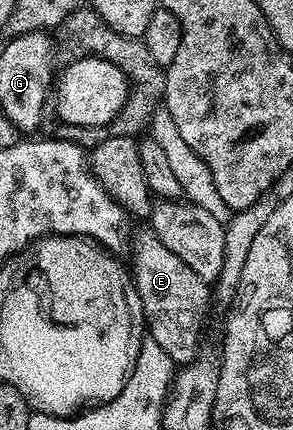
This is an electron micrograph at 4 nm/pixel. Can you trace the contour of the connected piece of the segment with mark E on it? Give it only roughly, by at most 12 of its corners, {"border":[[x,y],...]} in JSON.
{"border":[[152,229],[131,274],[148,338],[174,364],[198,358],[210,284]]}

